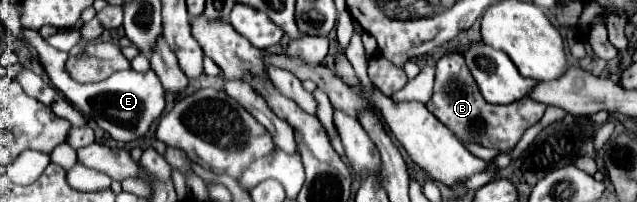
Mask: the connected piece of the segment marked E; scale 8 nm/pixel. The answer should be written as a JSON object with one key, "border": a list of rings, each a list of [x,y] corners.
{"border":[[[21,27],[21,31],[23,31],[23,41],[37,49],[41,65],[43,65],[45,73],[51,79],[51,85],[57,91],[61,91],[69,99],[69,103],[85,119],[95,121],[115,141],[129,143],[129,141],[141,139],[147,133],[149,125],[163,113],[163,107],[165,107],[165,89],[163,89],[161,81],[157,79],[157,75],[153,71],[149,71],[149,73],[137,73],[137,71],[129,69],[129,71],[113,73],[109,79],[105,79],[101,83],[85,83],[83,85],[83,83],[77,83],[77,81],[73,81],[69,77],[69,73],[65,69],[65,61],[67,61],[67,53],[65,51],[59,51],[59,49],[47,45],[43,41],[43,37],[39,35],[39,31],[35,31],[35,29]]]}

